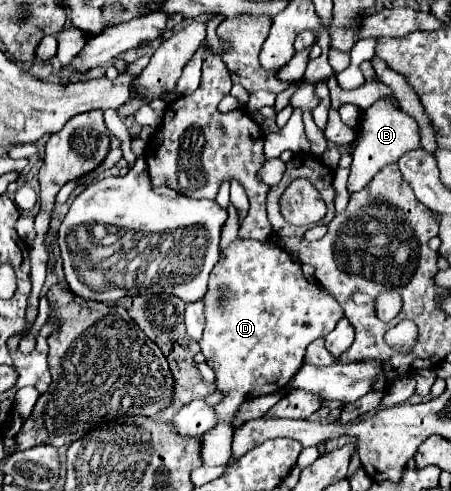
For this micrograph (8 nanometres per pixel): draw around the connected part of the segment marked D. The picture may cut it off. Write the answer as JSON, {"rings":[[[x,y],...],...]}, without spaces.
{"rings":[[[236,238],[222,252],[220,262],[212,270],[208,292],[204,294],[204,316],[206,324],[204,324],[204,334],[200,338],[200,348],[208,360],[208,366],[216,370],[216,388],[226,396],[220,404],[214,406],[220,424],[212,432],[206,432],[202,436],[200,454],[206,466],[226,466],[232,458],[230,452],[232,426],[226,414],[236,414],[238,406],[254,394],[262,396],[282,390],[304,364],[304,352],[308,344],[314,342],[316,338],[324,338],[334,330],[336,322],[342,318],[342,308],[326,288],[308,282],[302,276],[300,264],[292,260],[292,256],[286,254],[282,248],[272,246],[270,242]]]}

